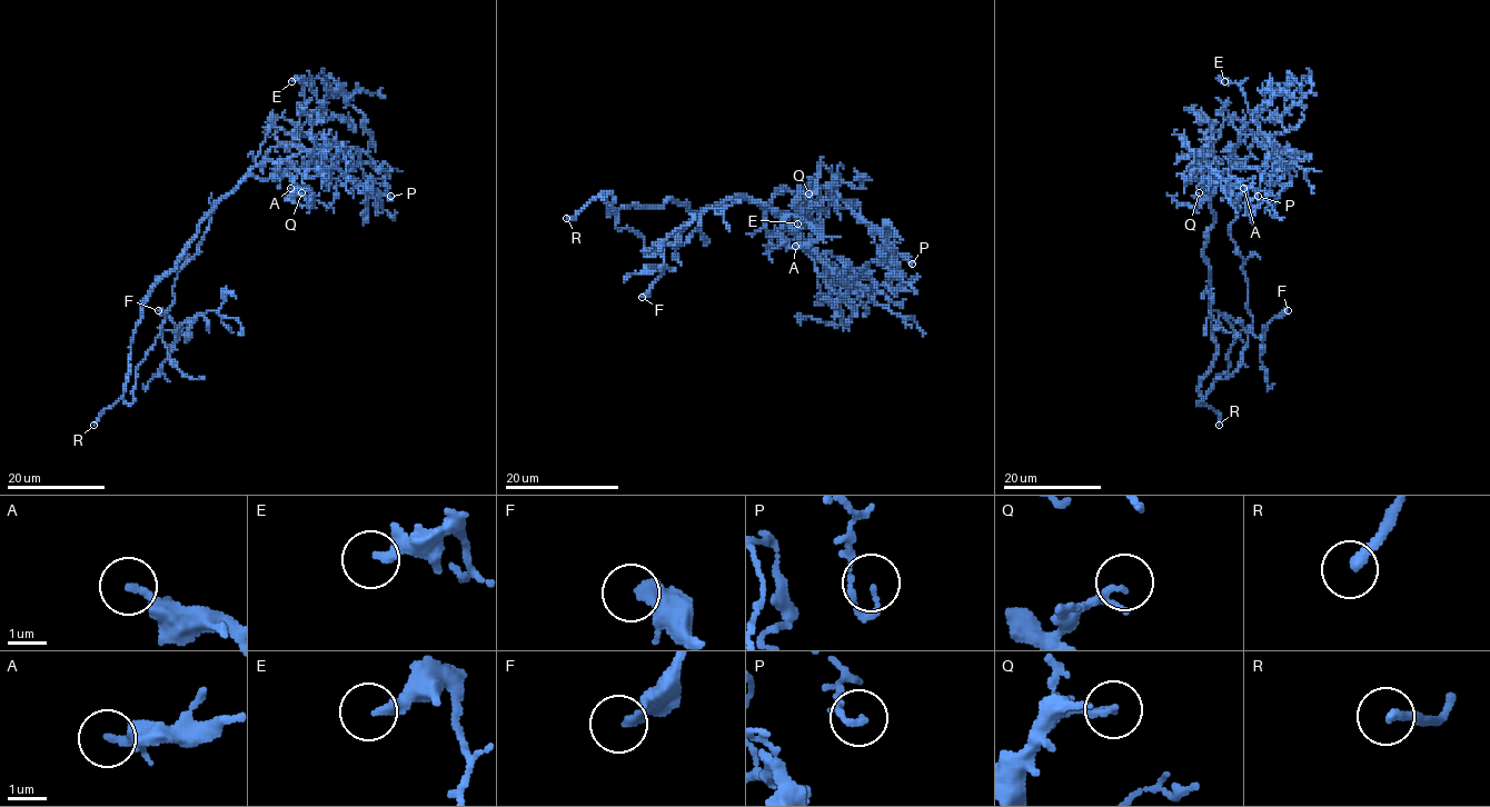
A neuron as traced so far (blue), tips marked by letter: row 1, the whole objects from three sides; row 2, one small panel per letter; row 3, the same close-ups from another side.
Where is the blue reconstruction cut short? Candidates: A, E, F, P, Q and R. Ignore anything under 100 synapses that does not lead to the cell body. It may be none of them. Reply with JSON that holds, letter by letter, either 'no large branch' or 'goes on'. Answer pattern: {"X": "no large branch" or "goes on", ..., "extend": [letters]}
{"A": "no large branch", "E": "no large branch", "F": "no large branch", "P": "no large branch", "Q": "no large branch", "R": "goes on", "extend": ["R"]}

